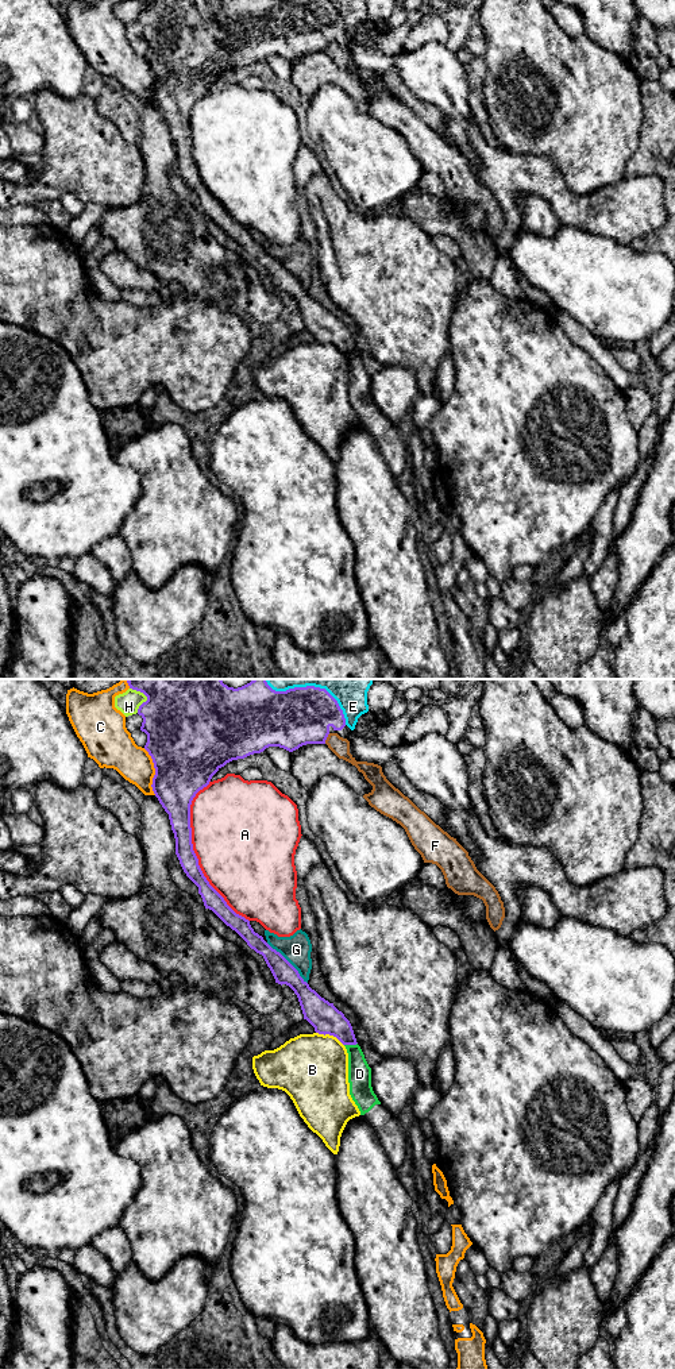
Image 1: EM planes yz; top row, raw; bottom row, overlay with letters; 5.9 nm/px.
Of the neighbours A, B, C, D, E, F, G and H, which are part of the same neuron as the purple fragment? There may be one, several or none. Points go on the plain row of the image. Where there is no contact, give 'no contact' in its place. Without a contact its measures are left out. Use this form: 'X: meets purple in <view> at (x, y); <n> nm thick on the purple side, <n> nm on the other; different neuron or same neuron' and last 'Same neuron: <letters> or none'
A: meets purple in yz at (193, 161); 130 nm thick on the purple side, 480 nm on the other; different neuron
B: meets purple in yz at (330, 343); 180 nm thick on the purple side, 420 nm on the other; different neuron
C: meets purple in yz at (155, 80); 460 nm thick on the purple side, 220 nm on the other; different neuron
D: meets purple in yz at (350, 353); 180 nm thick on the purple side, 140 nm on the other; same neuron
E: meets purple in yz at (339, 16); 320 nm thick on the purple side, 160 nm on the other; different neuron
F: meets purple in yz at (326, 47); 340 nm thick on the purple side, 110 nm on the other; different neuron
G: meets purple in yz at (288, 270); 140 nm thick on the purple side, 170 nm on the other; different neuron
H: meets purple in yz at (143, 11); 400 nm thick on the purple side, 140 nm on the other; different neuron
Same neuron: D

